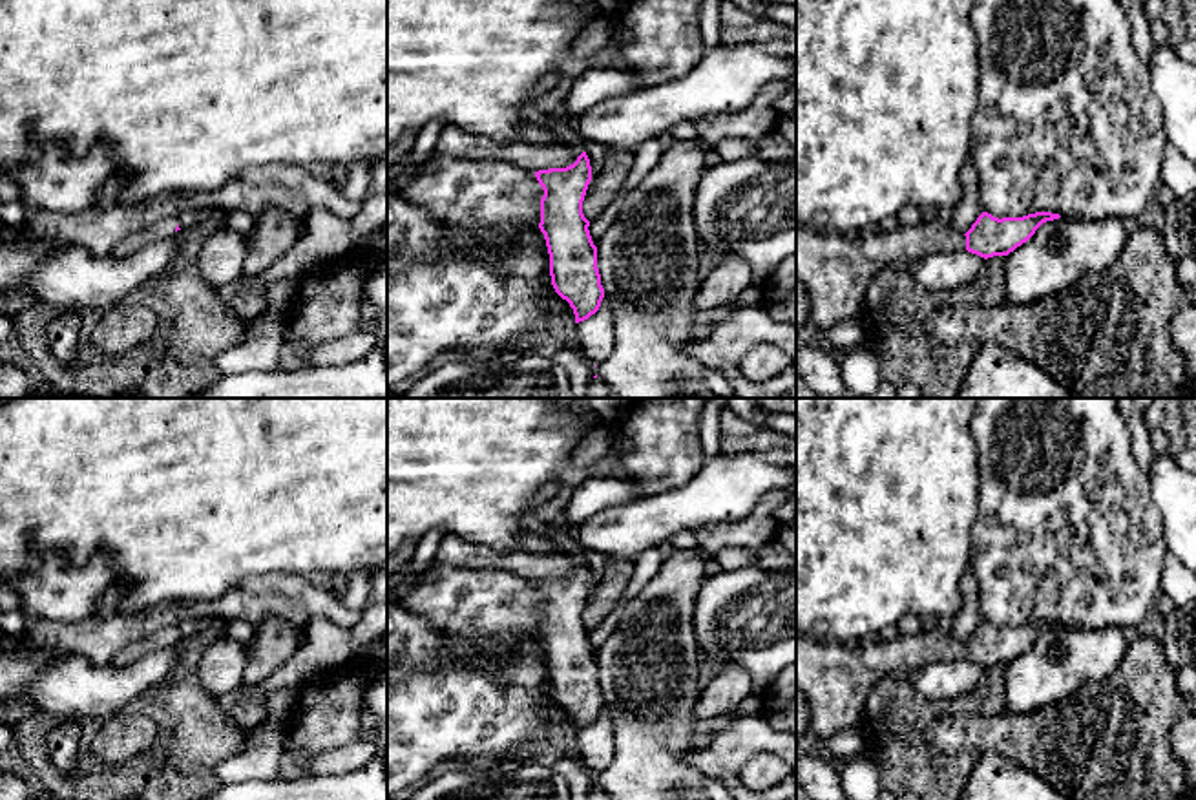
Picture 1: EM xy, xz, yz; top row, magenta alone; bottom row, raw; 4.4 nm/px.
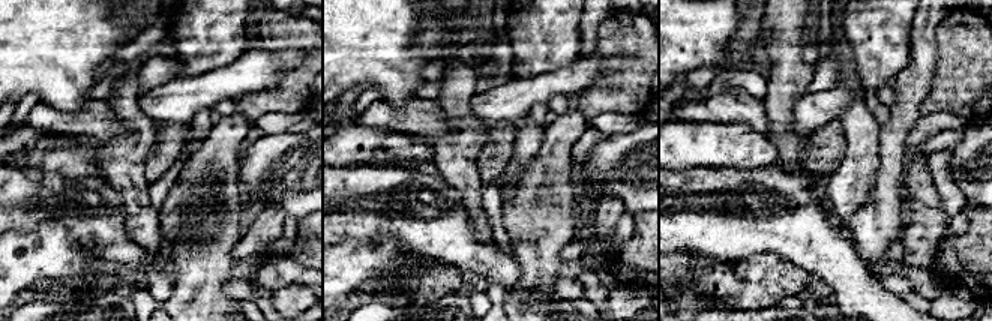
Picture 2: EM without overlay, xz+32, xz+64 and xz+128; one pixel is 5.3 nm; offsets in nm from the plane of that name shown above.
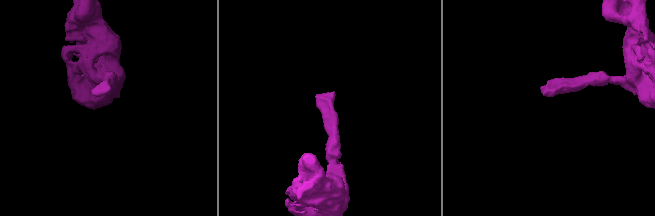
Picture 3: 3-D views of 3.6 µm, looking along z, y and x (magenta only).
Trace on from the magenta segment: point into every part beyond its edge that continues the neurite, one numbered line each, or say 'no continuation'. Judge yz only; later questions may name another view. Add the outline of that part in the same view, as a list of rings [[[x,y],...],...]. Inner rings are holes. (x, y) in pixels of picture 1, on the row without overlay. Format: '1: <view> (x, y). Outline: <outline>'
1: yz (837, 680). Outline: [[[937,628],[889,634],[856,645],[825,643],[796,634],[796,690],[809,707],[818,743],[862,723],[871,690],[886,678],[915,676],[937,661],[966,658],[966,645]]]

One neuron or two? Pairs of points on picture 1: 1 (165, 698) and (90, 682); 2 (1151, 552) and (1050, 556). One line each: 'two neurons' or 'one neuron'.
1: two neurons
2: one neuron

